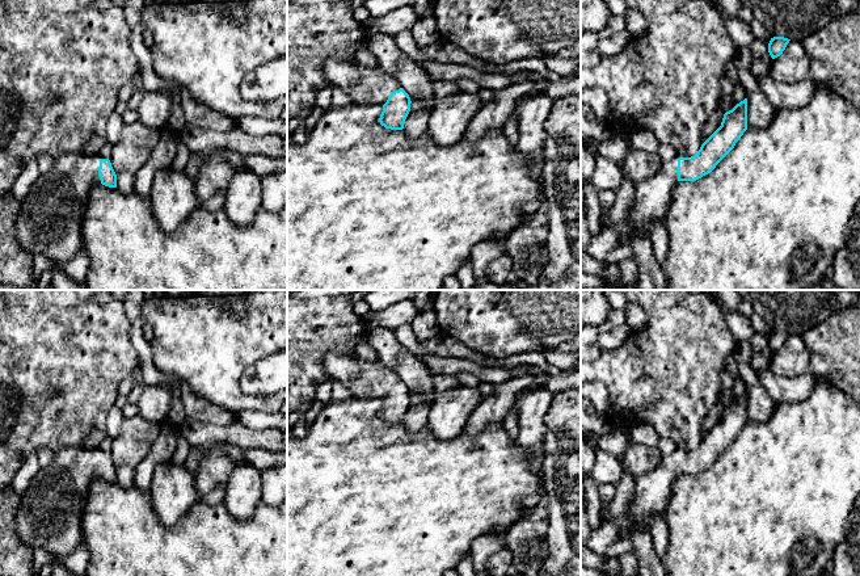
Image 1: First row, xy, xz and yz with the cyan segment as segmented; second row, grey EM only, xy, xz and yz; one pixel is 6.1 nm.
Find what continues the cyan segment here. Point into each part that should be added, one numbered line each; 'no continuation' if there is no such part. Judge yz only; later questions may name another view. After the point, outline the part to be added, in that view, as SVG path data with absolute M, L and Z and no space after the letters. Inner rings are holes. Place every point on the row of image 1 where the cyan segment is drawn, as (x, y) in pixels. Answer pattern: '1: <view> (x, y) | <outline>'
1: yz (652, 201) | M678 160L663 161L661 169L652 177L636 184L635 201L628 213L628 230L621 235L621 244L628 244L629 235L641 232L650 236L653 224L665 224L671 205L671 193L676 186Z

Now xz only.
1: xz (365, 85) | M329 59L324 62L324 76L334 88L345 92L358 106L383 106L400 83L380 64L366 67L359 63Z

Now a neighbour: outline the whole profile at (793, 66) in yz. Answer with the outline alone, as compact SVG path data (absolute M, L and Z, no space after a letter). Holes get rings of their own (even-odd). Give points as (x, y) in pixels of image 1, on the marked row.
M791 39L783 54L772 59L768 76L781 84L797 84L808 79L811 60L802 43Z

